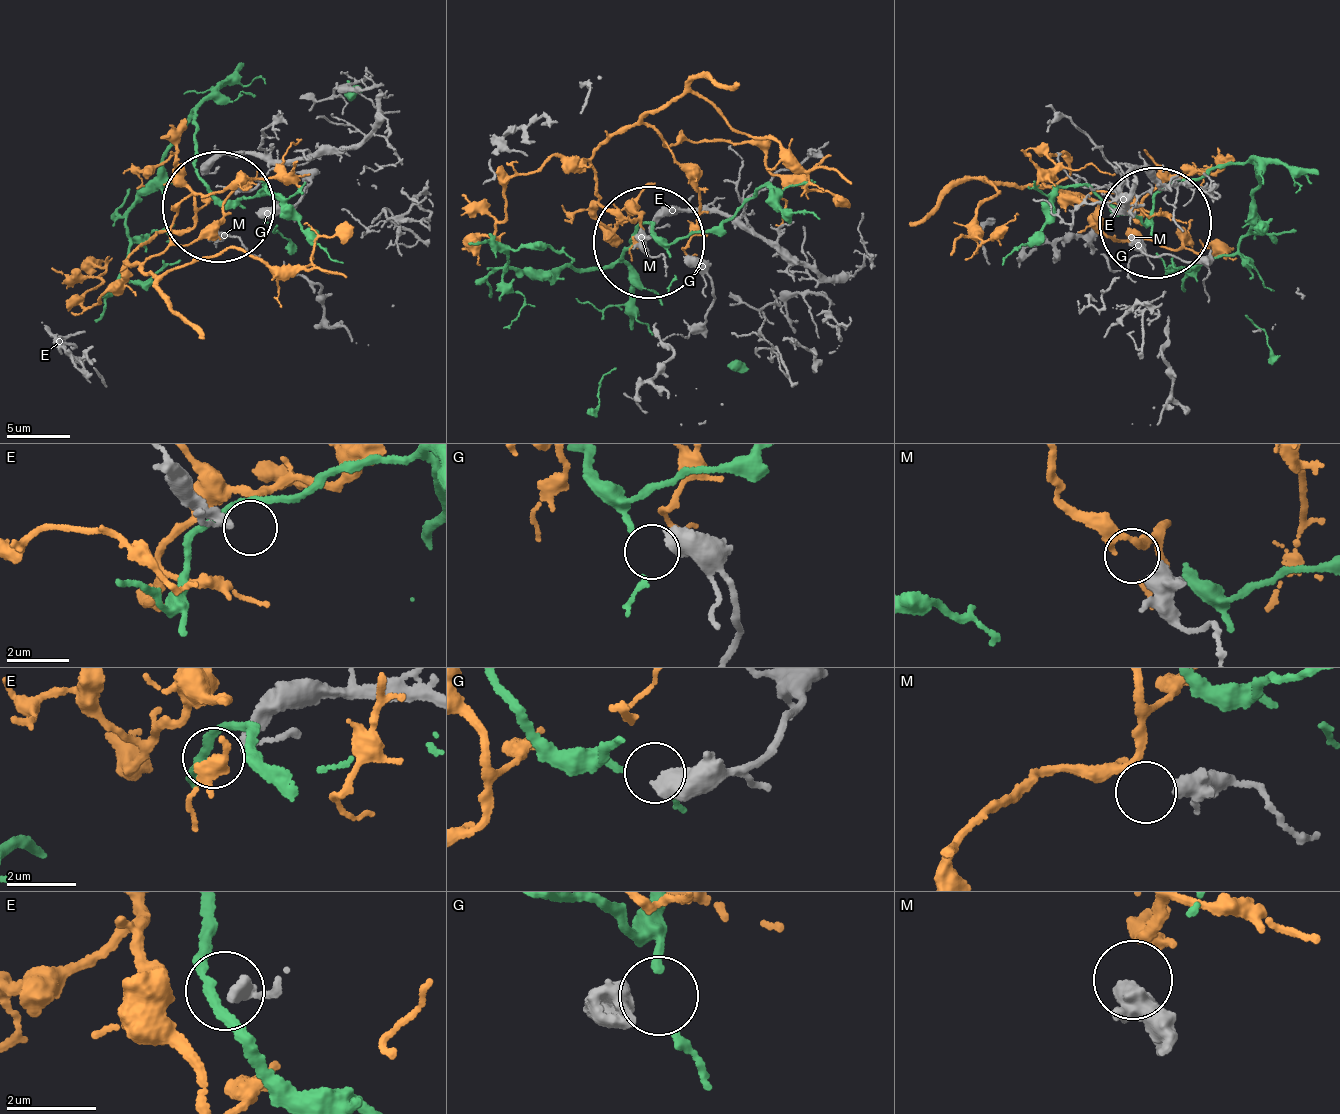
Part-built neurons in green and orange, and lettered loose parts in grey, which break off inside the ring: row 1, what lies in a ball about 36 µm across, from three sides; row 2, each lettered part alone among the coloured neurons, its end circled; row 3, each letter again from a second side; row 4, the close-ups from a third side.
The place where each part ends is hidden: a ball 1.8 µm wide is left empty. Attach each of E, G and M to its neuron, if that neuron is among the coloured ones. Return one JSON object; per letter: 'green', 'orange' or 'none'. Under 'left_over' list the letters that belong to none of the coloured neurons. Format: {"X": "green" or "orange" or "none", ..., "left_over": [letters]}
{"E": "none", "G": "green", "M": "none", "left_over": ["E", "M"]}

